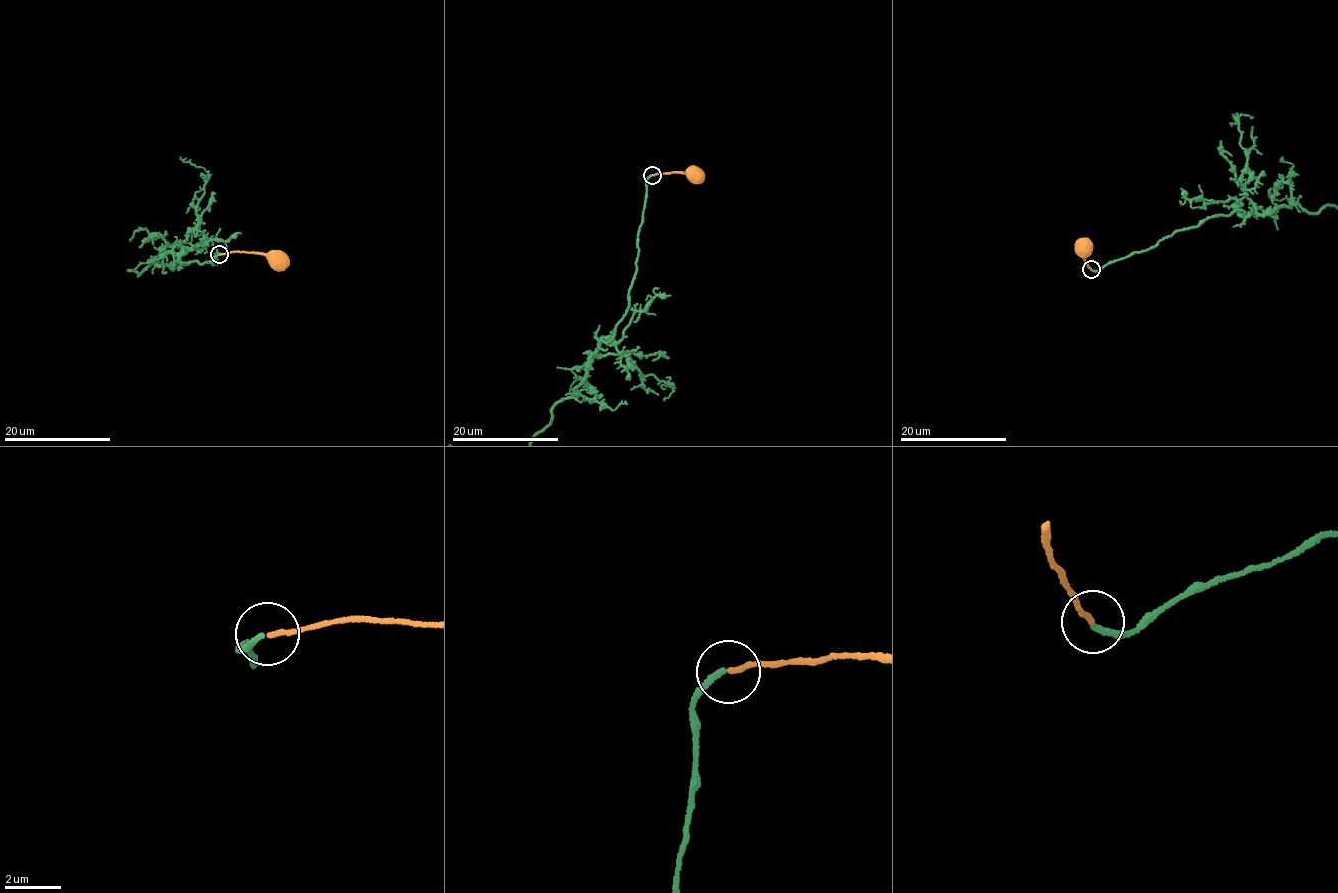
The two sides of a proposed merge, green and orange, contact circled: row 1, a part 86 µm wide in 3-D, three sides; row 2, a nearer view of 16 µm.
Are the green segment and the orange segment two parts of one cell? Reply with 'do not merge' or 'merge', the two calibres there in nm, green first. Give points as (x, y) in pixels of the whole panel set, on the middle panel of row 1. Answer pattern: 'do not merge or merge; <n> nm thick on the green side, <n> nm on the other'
merge; 190 nm thick on the green side, 160 nm on the other

